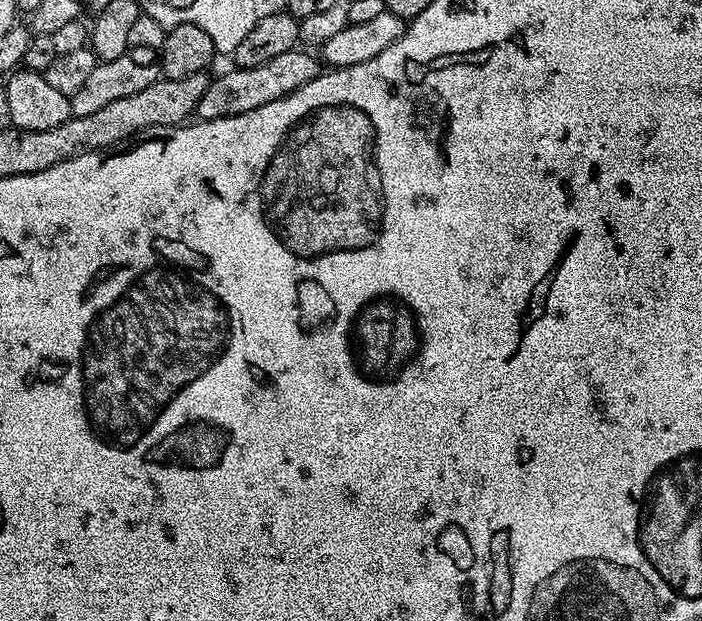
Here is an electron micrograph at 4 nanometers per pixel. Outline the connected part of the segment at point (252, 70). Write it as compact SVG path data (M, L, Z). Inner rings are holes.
M294 47L286 54L278 54L278 58L270 58L270 62L262 62L262 66L229 67L229 72L222 73L217 80L216 77L209 79L206 94L202 94L195 115L200 120L230 118L258 110L258 106L266 106L266 102L278 102L278 98L286 98L294 90L306 86L306 82L320 76L321 61L317 57L316 61L311 55L315 56L311 51Z

